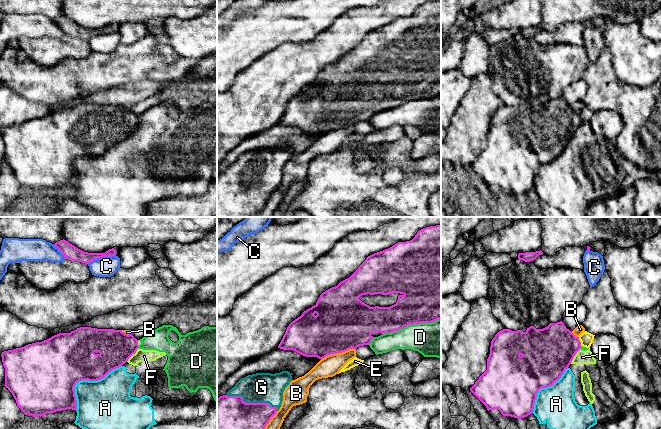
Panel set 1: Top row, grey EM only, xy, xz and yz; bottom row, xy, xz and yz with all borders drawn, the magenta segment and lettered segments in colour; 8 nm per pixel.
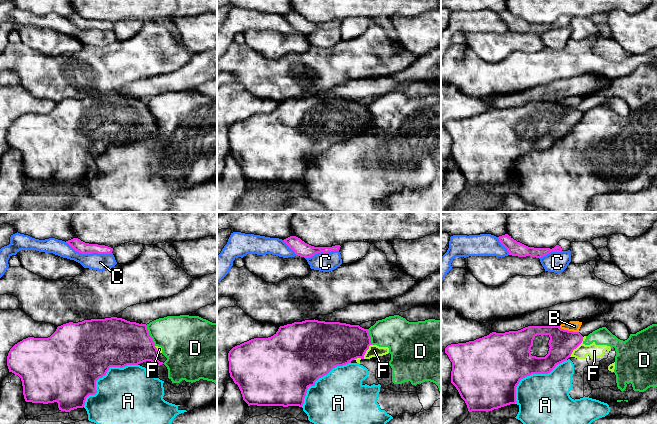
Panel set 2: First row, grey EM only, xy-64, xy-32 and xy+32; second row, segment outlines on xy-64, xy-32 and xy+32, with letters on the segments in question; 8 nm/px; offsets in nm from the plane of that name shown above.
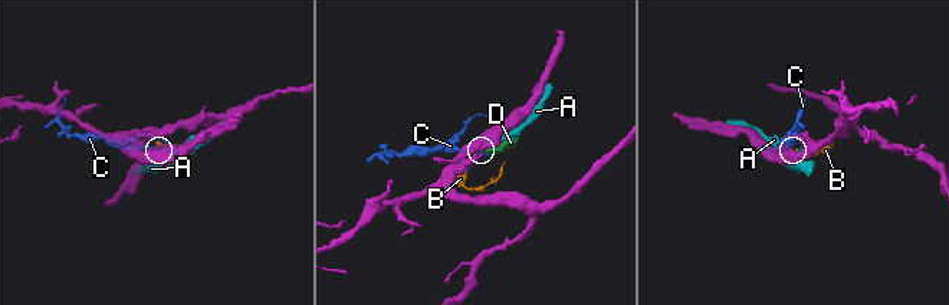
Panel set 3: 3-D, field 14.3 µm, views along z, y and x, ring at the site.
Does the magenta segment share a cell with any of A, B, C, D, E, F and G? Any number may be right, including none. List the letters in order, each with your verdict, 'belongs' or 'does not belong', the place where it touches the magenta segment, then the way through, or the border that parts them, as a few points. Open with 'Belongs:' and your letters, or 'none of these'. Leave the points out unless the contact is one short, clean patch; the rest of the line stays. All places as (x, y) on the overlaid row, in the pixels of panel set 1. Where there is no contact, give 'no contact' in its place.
Belongs: G
A: does not belong; contact xy (85, 379)
B: does not belong; contact xz (338, 352)
C: does not belong; contact xy (101, 257)
D: does not belong; contact xz (411, 324)
E: does not belong; contact yz (580, 342)
F: does not belong; contact xy (133, 353)
G: belongs; contact xz (251, 403)

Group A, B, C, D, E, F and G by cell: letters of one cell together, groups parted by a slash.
A D F / B / C / E / G

